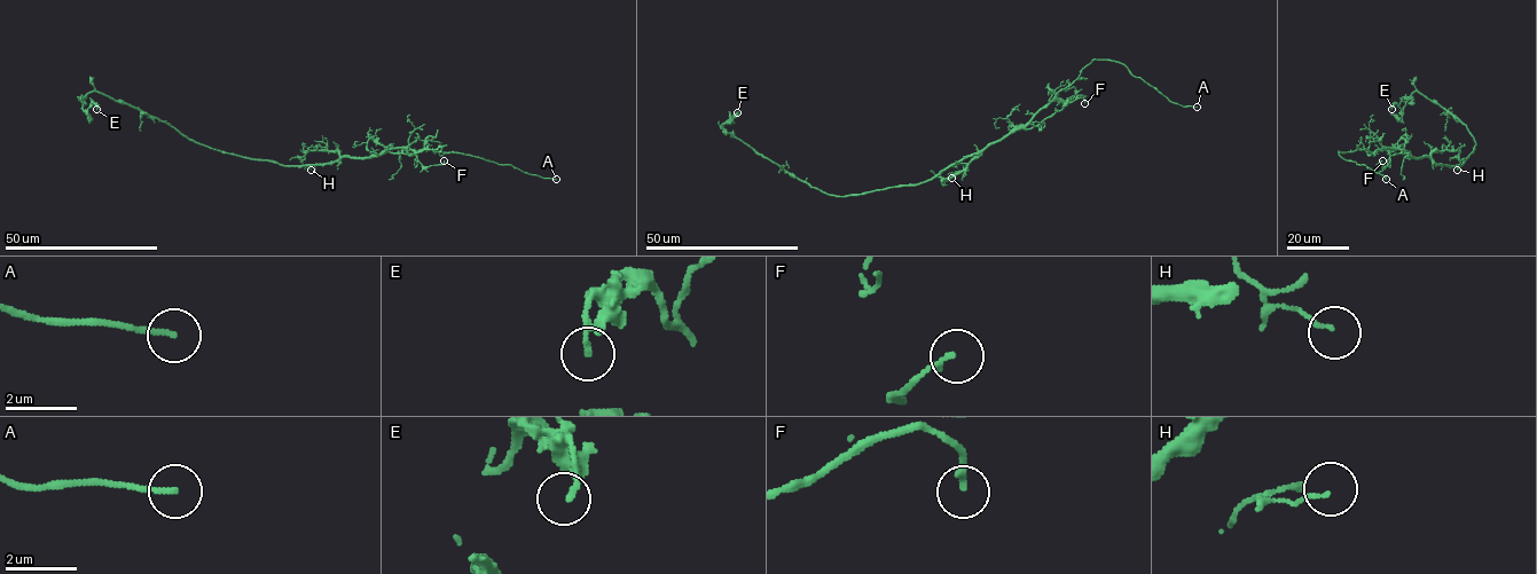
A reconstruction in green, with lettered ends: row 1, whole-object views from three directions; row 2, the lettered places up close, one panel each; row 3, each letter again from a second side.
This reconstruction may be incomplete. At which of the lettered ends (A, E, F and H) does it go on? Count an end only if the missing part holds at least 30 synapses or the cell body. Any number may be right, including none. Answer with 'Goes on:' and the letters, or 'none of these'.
Goes on: A

